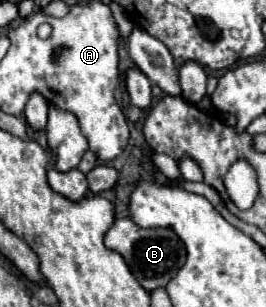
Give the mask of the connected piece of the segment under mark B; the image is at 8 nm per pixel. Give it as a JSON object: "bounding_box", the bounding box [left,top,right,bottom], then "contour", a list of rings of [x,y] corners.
{"bounding_box":[105,217,187,291],"contour":[[[129,217],[115,219],[111,229],[105,233],[105,247],[117,251],[125,259],[129,271],[145,291],[165,287],[187,259],[185,245],[173,229],[141,229]]]}

